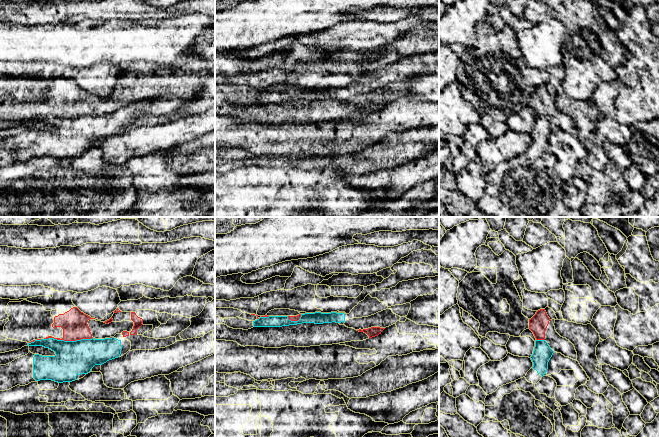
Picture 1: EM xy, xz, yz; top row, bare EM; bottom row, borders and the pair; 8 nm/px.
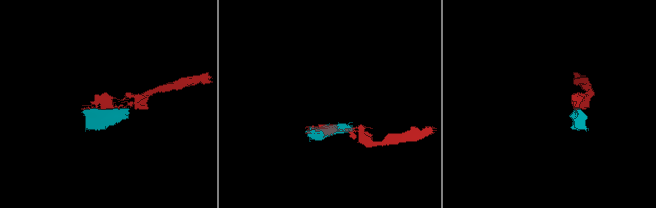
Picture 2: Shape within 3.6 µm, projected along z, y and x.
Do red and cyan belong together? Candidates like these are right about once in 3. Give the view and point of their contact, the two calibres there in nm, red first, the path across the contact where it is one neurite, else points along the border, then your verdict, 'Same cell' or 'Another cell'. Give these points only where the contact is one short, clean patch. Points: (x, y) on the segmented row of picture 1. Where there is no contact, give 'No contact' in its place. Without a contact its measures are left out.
Touches red at xy (68, 340). Thickness 200 nm (red) against 280 nm. Another cell

